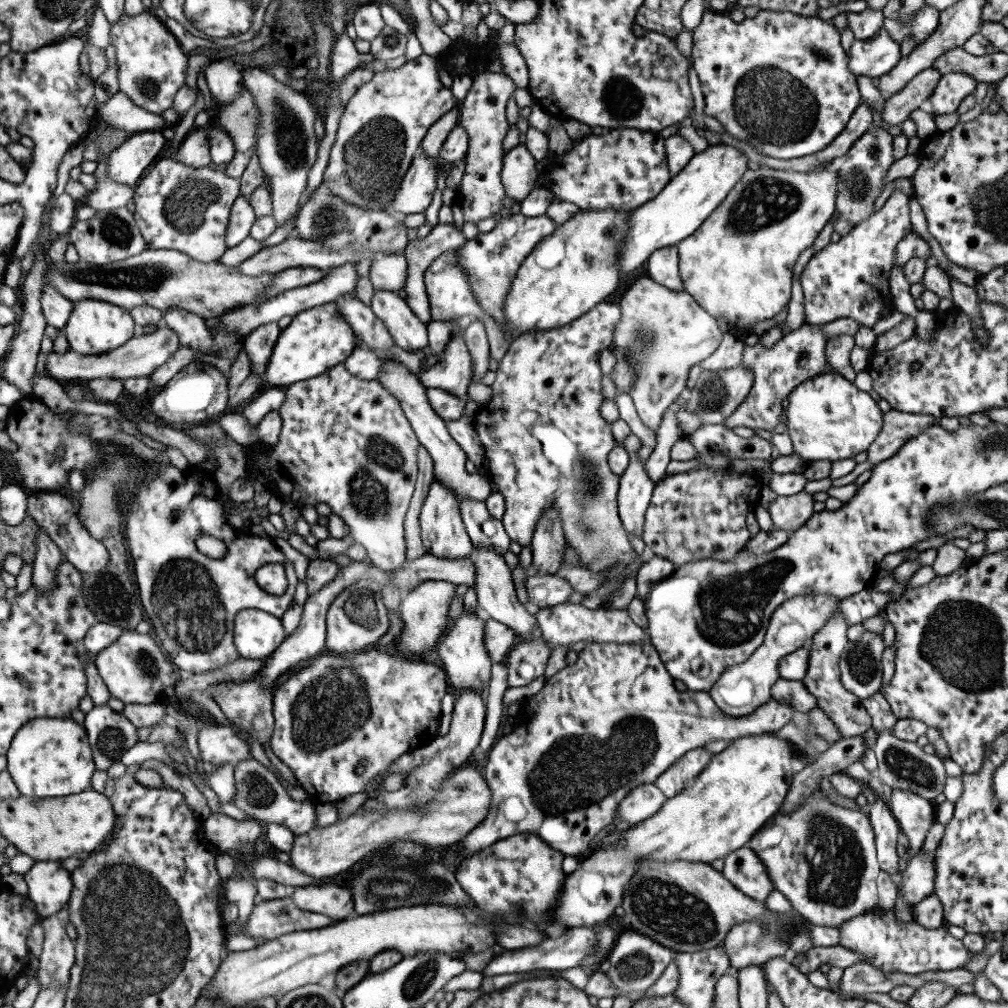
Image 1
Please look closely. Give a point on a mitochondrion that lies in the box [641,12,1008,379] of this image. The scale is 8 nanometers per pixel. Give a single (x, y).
(774, 106)

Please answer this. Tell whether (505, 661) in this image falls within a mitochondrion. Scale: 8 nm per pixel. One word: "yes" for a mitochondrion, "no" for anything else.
no

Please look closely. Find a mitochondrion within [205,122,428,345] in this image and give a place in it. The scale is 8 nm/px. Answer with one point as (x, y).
(327, 221)

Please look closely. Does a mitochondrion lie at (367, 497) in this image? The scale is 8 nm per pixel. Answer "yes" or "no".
yes

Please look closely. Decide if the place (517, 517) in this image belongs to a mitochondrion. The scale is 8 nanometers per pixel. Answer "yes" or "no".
no

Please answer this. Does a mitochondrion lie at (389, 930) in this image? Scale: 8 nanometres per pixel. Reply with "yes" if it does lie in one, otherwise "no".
no

